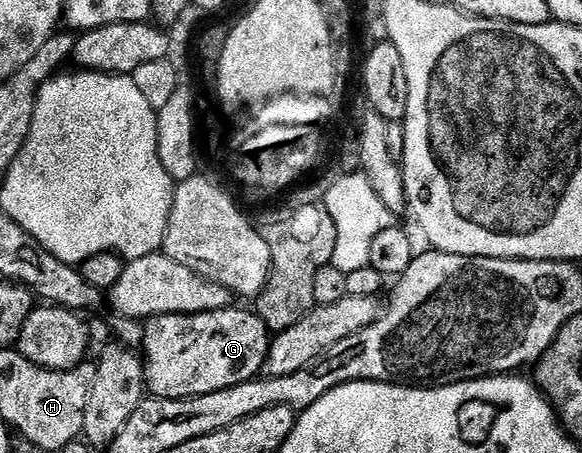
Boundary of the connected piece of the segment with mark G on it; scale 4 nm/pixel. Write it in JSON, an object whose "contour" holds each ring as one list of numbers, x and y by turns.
{"contour":[[238,306,201,314,169,314,153,316,143,324,141,355,145,361,145,388,160,400,184,400,194,396,213,394,246,380,254,380,263,371,267,348,272,337,265,322,254,311,242,312]]}

